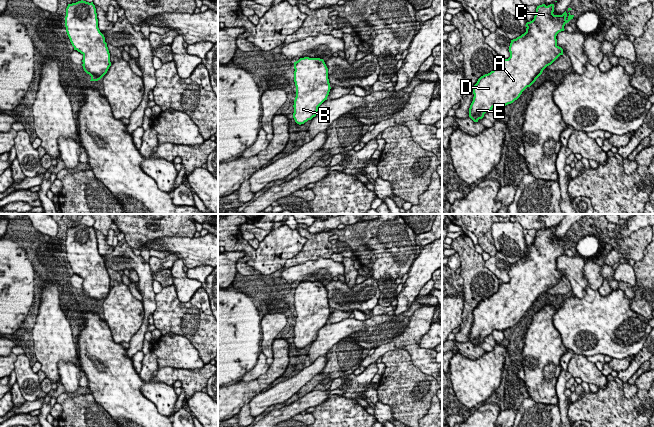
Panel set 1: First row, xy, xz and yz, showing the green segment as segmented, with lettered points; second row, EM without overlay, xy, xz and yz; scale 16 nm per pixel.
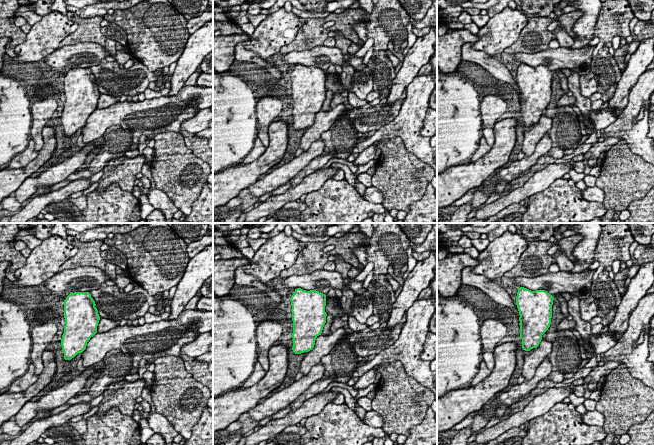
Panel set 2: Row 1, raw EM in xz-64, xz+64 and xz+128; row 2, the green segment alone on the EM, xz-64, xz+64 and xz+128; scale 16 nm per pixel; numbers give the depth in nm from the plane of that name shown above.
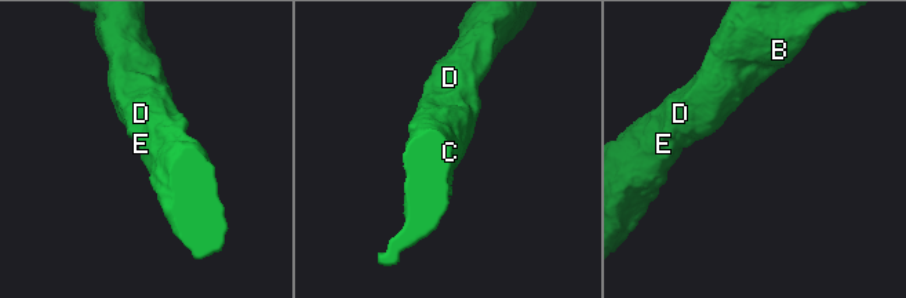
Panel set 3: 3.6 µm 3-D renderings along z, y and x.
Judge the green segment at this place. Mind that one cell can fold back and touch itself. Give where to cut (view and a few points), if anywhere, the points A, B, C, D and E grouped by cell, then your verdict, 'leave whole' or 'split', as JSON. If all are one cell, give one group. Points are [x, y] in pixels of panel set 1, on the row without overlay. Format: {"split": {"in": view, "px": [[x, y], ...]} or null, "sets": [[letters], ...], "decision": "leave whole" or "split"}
{"split": null, "sets": [["A", "B", "C", "D", "E"]], "decision": "leave whole"}

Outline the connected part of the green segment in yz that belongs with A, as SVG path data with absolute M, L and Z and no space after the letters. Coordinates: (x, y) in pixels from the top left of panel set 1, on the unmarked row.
M554 228L539 229L536 232L534 243L526 247L526 256L516 263L511 264L509 270L510 281L500 283L496 293L481 300L473 310L473 325L469 332L469 341L478 346L484 338L491 335L494 330L503 331L517 324L522 316L530 311L542 298L543 294L551 289L560 279L563 273L557 269L556 260L564 255L564 250L574 239L566 235L562 239L554 239Z

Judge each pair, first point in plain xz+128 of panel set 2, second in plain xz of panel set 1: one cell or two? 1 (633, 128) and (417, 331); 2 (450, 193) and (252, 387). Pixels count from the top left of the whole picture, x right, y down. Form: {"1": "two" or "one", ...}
{"1": "one", "2": "one"}

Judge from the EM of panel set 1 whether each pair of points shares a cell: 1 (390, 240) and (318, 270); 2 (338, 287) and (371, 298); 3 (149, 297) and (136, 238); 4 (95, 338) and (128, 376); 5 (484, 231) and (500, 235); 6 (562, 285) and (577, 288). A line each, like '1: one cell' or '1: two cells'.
1: two cells
2: one cell
3: two cells
4: one cell
5: two cells
6: two cells

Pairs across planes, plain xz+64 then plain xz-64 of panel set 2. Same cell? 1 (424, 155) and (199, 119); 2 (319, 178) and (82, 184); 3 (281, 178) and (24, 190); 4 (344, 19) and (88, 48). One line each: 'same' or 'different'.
1: different
2: same
3: same
4: different

